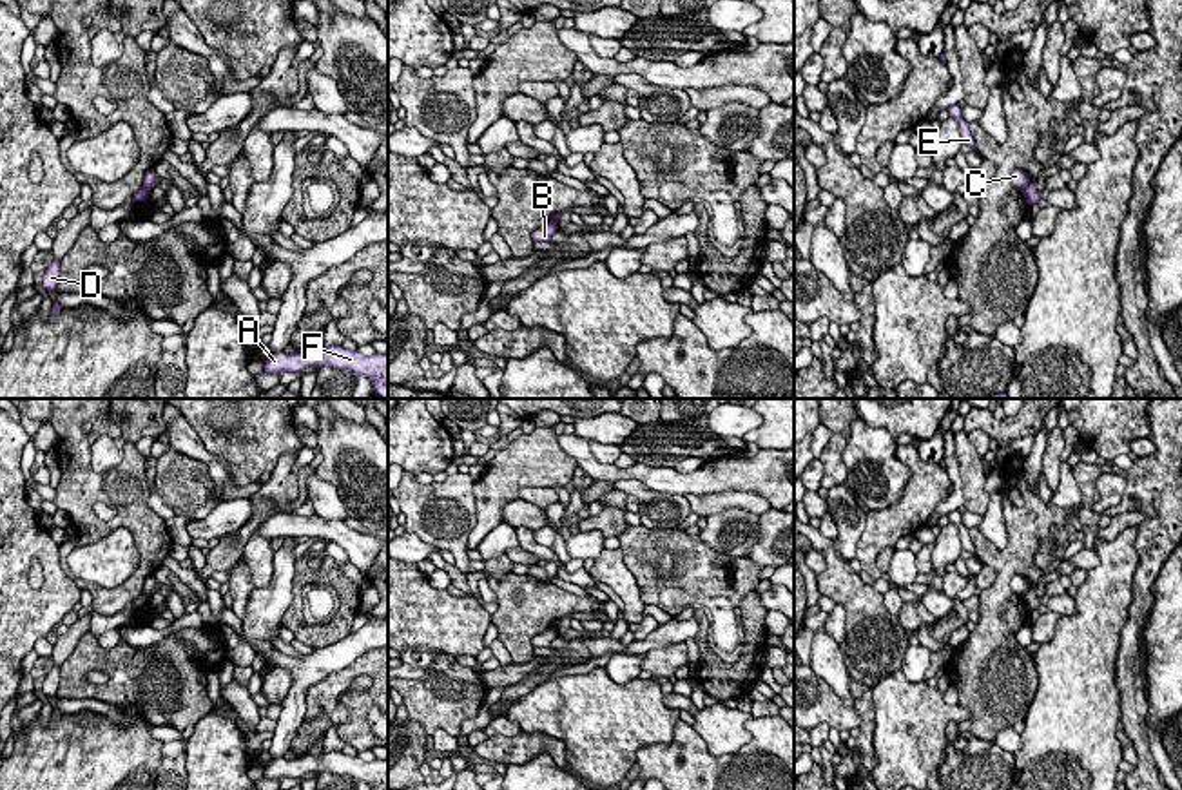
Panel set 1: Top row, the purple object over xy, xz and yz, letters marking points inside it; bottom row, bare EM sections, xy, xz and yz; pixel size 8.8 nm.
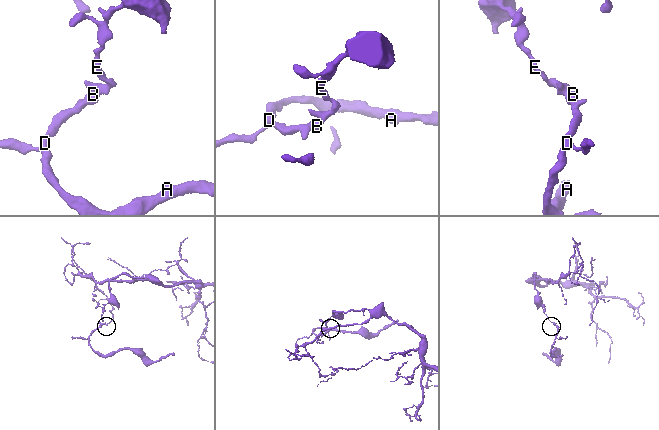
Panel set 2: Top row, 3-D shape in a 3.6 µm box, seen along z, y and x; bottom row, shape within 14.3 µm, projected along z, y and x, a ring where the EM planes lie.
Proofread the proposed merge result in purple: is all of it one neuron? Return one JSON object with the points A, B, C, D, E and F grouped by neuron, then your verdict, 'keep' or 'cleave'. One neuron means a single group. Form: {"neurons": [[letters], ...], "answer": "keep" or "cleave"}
{"neurons": [["A", "B", "D", "F"], ["C", "E"]], "answer": "cleave"}

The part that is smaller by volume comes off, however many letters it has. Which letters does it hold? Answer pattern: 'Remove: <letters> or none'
Remove: A, B, D, F

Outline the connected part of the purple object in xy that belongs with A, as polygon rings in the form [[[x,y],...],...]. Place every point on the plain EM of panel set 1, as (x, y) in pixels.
[[[326,752],[321,756],[305,754],[290,761],[285,757],[270,759],[263,768],[266,779],[301,779],[306,772],[330,772],[366,781],[373,790],[388,790],[388,759],[373,759],[366,763],[359,756],[352,757],[343,752]]]

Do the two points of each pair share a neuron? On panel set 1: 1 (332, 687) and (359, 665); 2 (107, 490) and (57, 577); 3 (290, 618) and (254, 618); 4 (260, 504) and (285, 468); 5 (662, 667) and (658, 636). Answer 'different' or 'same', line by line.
1: same
2: different
3: different
4: same
5: different

